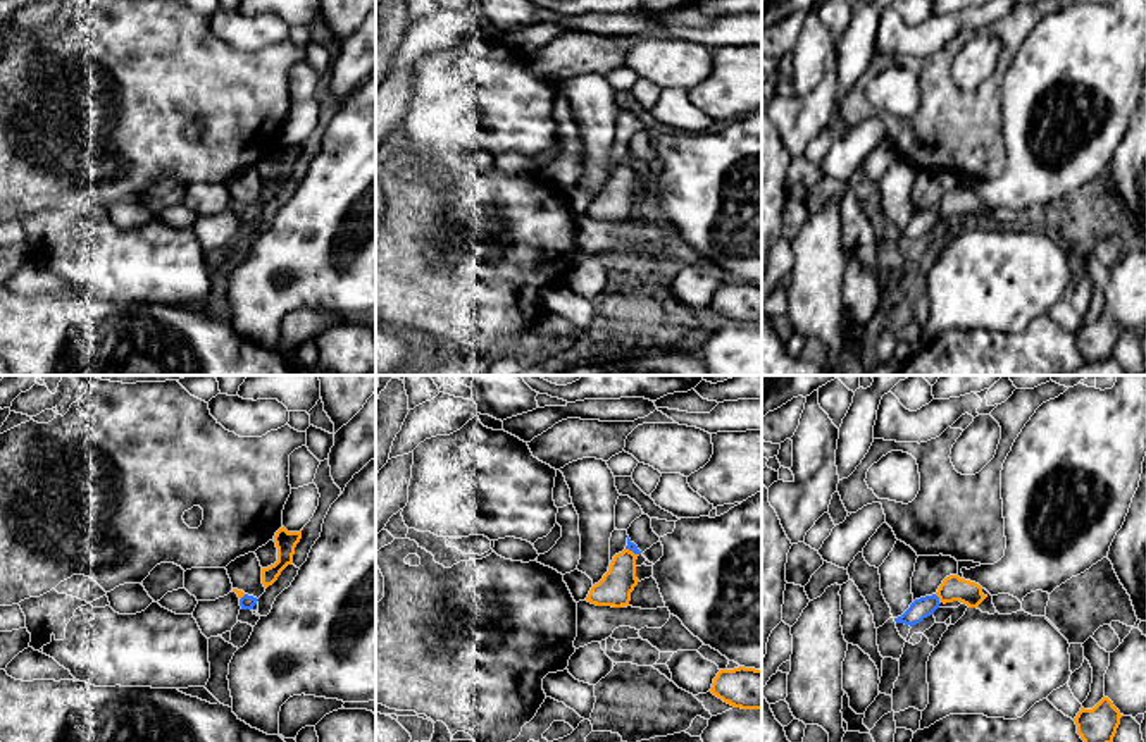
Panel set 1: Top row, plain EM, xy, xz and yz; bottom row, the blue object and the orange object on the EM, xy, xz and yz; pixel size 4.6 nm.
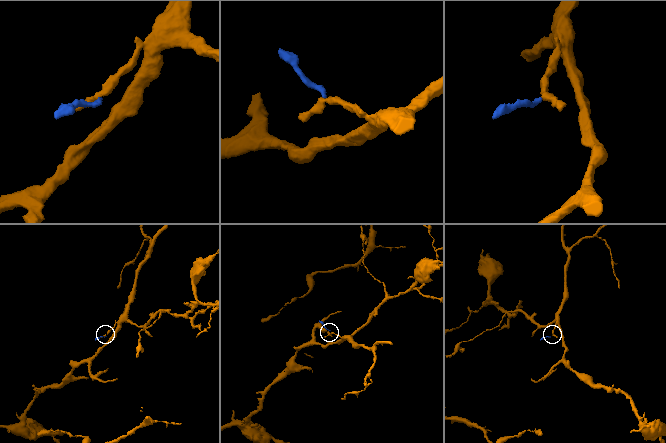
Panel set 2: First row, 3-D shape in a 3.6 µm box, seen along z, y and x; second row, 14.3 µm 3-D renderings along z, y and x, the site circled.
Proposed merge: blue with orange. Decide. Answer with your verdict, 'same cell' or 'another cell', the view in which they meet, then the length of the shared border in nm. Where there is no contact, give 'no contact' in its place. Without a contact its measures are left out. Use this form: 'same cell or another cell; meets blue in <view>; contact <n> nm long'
another cell; meets blue in yz; contact 50 nm long

